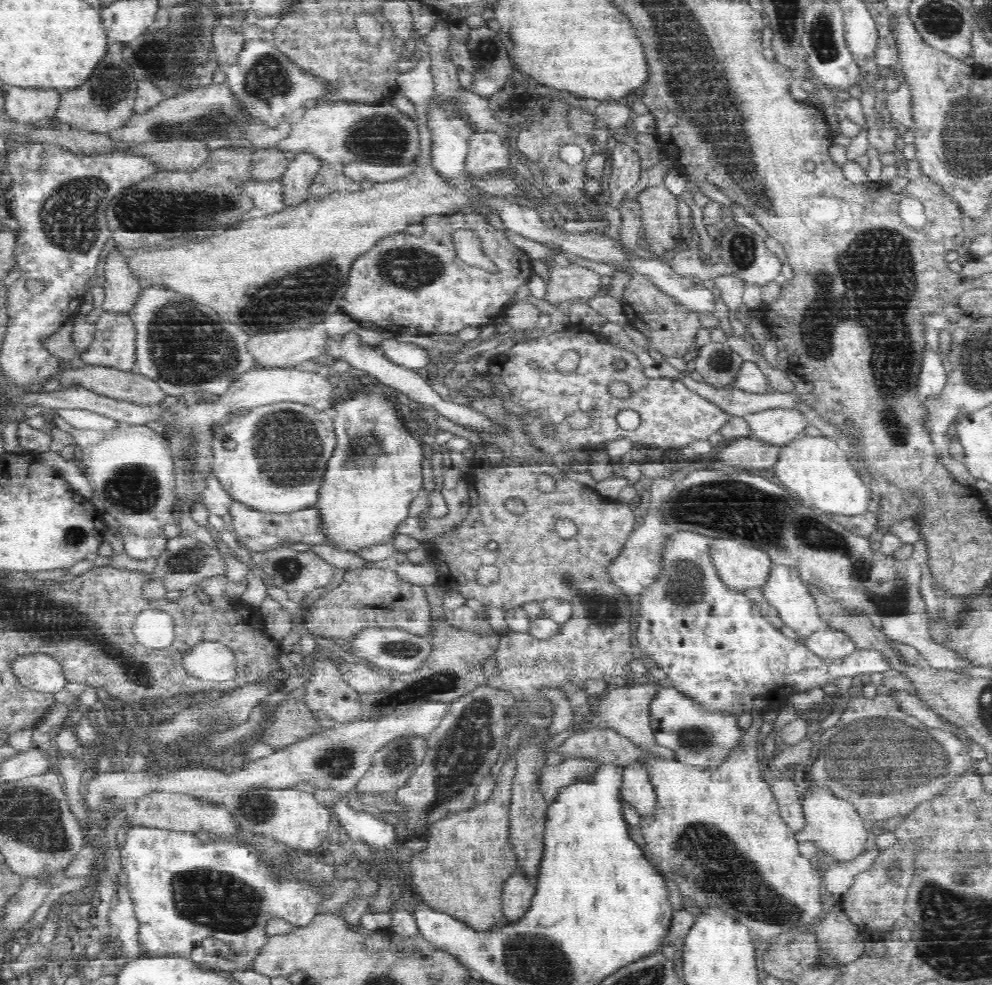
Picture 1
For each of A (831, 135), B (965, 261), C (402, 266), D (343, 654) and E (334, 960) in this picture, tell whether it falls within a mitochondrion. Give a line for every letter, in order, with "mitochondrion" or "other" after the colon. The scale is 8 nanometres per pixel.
A: other
B: other
C: mitochondrion
D: other
E: other

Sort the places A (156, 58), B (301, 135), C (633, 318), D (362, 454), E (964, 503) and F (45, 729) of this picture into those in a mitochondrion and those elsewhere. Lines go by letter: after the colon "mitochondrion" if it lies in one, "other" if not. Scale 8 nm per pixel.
A: mitochondrion
B: other
C: other
D: mitochondrion
E: other
F: other

